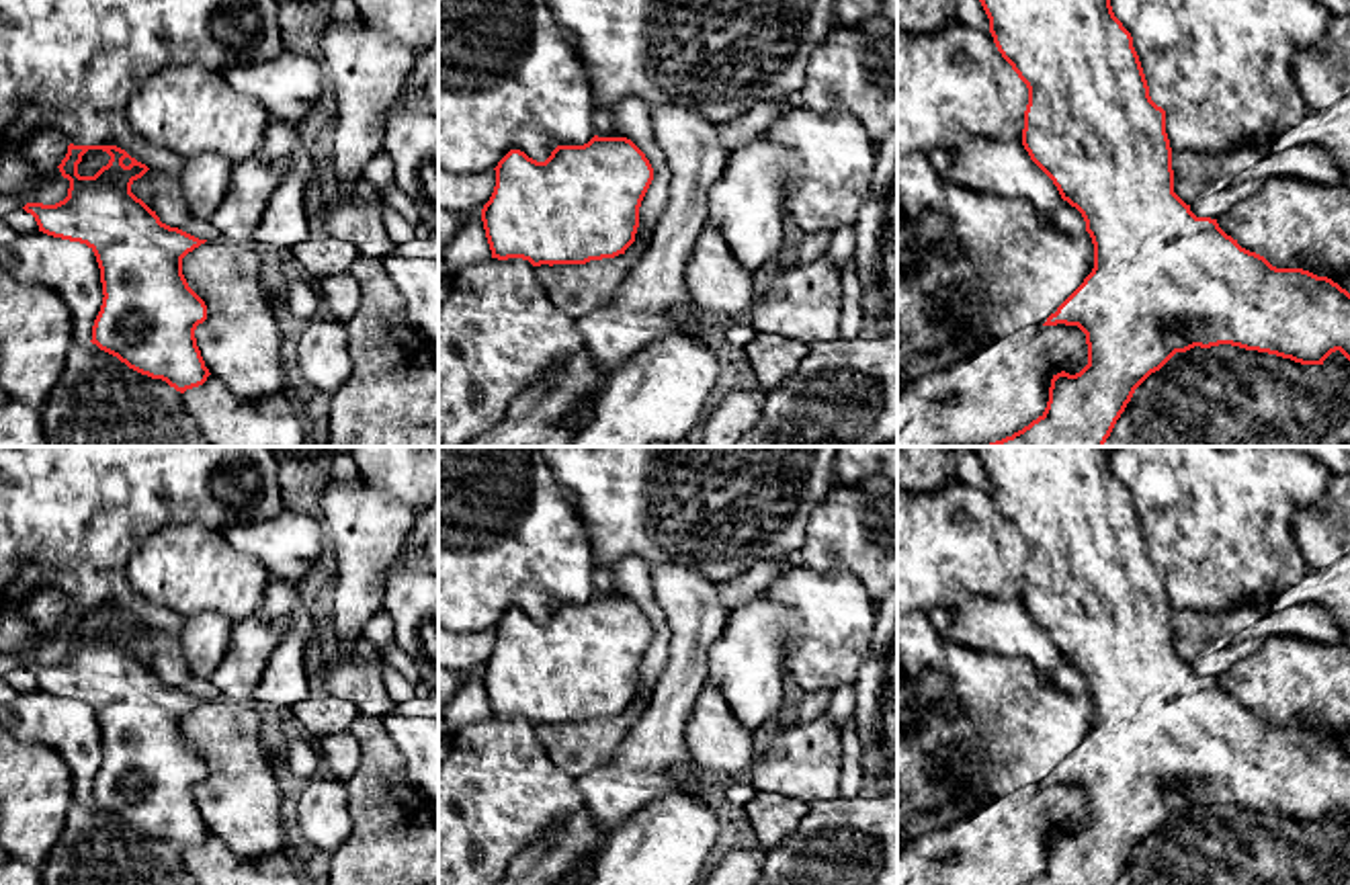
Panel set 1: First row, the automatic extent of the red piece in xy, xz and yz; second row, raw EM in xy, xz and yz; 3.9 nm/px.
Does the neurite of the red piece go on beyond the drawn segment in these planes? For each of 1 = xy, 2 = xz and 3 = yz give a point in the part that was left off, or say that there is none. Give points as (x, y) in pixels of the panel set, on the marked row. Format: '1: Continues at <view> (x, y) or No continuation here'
1: No continuation here
2: No continuation here
3: No continuation here

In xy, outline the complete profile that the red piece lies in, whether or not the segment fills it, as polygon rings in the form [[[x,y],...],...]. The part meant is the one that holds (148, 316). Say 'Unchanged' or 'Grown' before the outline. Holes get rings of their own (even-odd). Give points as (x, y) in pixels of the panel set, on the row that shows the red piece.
Unchanged. [[[70,143],[68,154],[57,168],[61,176],[70,180],[68,197],[55,205],[27,203],[23,209],[35,217],[39,231],[53,238],[86,244],[94,252],[100,268],[104,297],[92,326],[90,342],[100,350],[117,356],[129,369],[152,379],[162,379],[180,393],[203,385],[211,373],[205,367],[205,361],[197,346],[195,330],[207,320],[207,305],[188,287],[182,275],[182,258],[207,240],[199,240],[178,227],[162,223],[156,211],[152,211],[141,199],[131,193],[131,184],[150,168],[117,145]],[[88,150],[102,150],[111,156],[111,160],[94,176],[80,176],[78,164]]]

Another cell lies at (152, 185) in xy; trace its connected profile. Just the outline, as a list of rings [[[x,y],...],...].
[[[147,170],[141,178],[133,180],[131,193],[141,199],[162,223],[182,227],[195,215],[186,207],[182,188],[174,176],[158,170]]]

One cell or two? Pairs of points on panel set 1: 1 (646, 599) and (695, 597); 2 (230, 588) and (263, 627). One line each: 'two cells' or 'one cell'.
1: two cells
2: two cells

